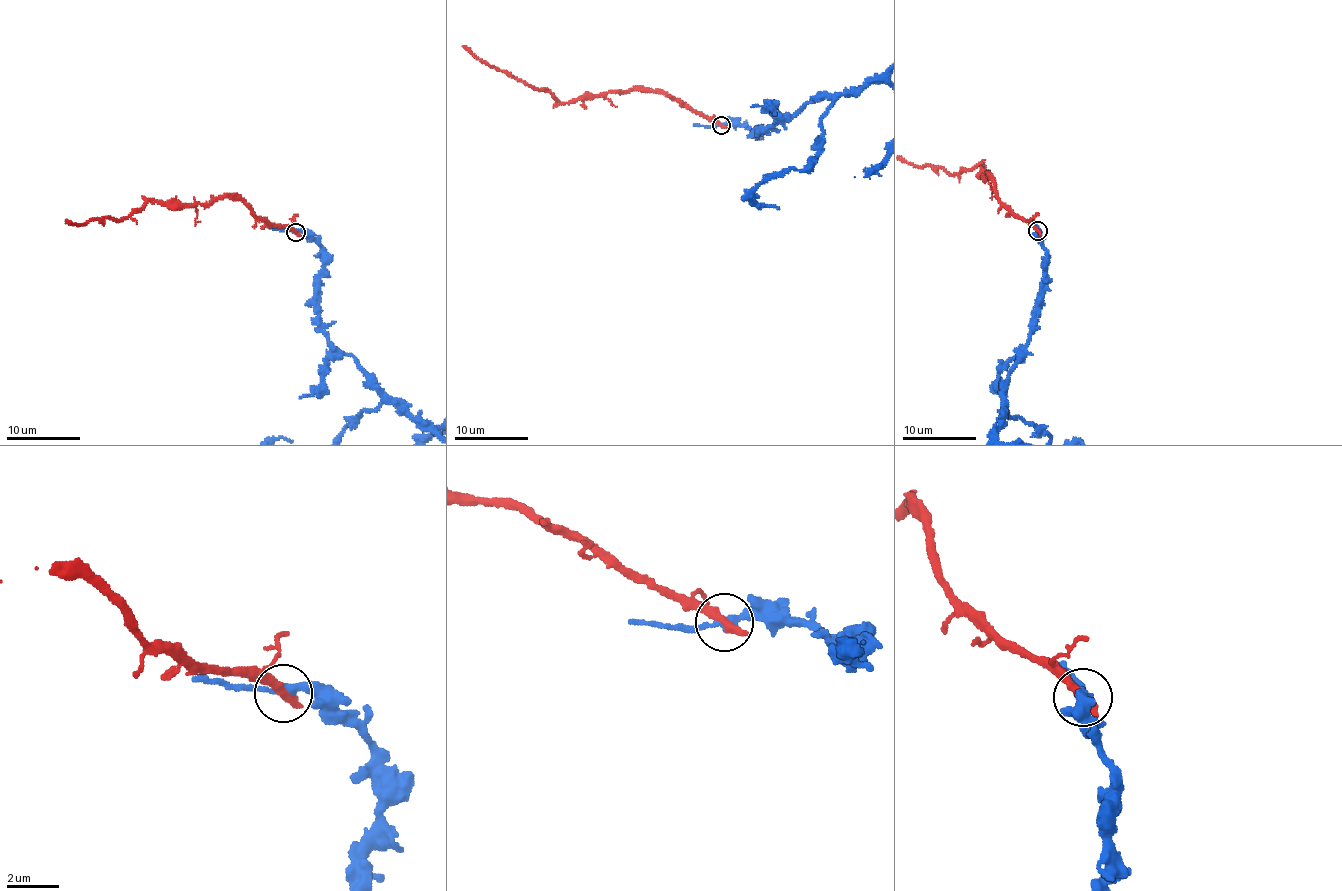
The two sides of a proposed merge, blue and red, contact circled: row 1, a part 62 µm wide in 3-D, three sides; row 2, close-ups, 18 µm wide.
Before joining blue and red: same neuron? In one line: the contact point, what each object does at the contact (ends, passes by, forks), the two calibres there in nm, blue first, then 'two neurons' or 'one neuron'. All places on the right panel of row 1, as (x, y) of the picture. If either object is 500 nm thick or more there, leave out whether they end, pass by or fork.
place (1038, 231); blue passes by; red ends; calibres 240 and 440 nm; two neurons

